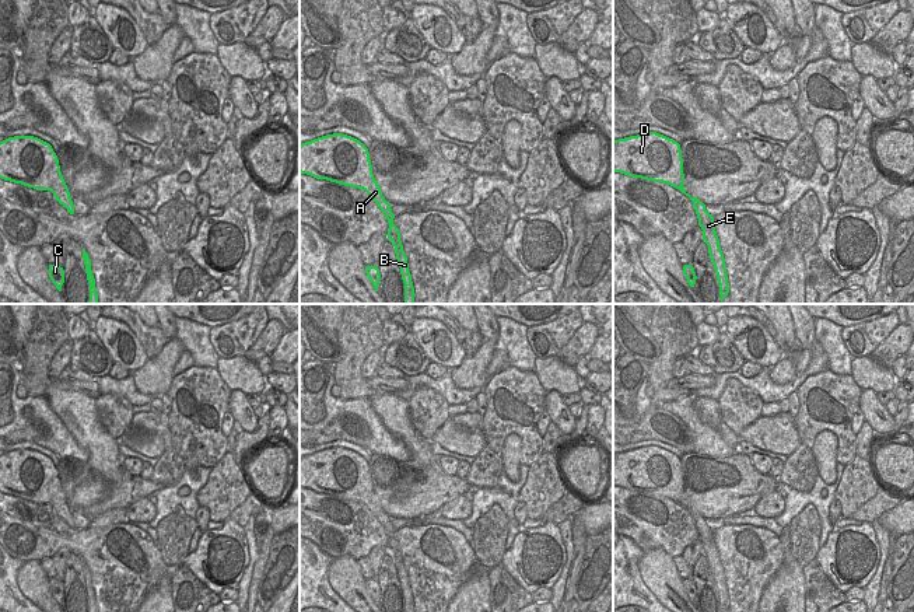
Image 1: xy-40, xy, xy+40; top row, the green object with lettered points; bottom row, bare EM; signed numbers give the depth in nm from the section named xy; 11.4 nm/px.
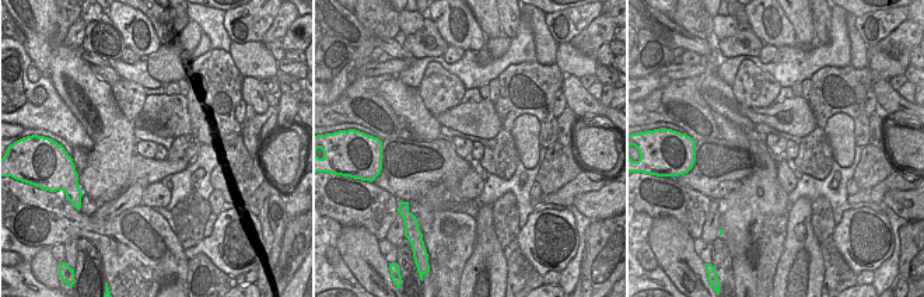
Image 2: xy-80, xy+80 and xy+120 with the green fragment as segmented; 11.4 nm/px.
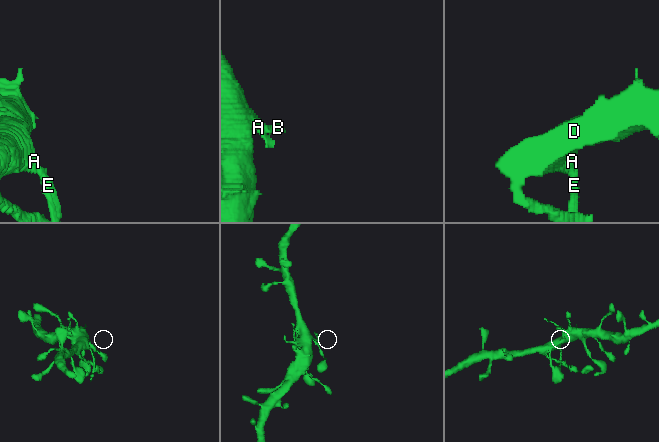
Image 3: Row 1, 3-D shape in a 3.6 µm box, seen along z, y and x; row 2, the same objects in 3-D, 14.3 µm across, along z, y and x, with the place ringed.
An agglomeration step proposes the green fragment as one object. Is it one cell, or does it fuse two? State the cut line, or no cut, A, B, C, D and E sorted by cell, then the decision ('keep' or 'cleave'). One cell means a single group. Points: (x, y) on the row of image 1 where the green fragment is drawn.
xy (384, 198), (380, 207) | A C D / B E | cleave

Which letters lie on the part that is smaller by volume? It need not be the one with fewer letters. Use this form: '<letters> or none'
B, E

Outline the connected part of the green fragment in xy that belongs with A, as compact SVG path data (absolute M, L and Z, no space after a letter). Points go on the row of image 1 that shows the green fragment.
M333 133L302 143L300 172L363 189L378 207L385 199L372 174L368 148L347 134Z

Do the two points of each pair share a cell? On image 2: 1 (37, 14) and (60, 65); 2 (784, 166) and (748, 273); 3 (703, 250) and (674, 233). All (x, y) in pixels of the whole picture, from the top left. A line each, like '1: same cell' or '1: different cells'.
1: same cell
2: different cells
3: different cells

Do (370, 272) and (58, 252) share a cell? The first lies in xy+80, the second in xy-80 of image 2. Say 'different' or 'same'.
different

